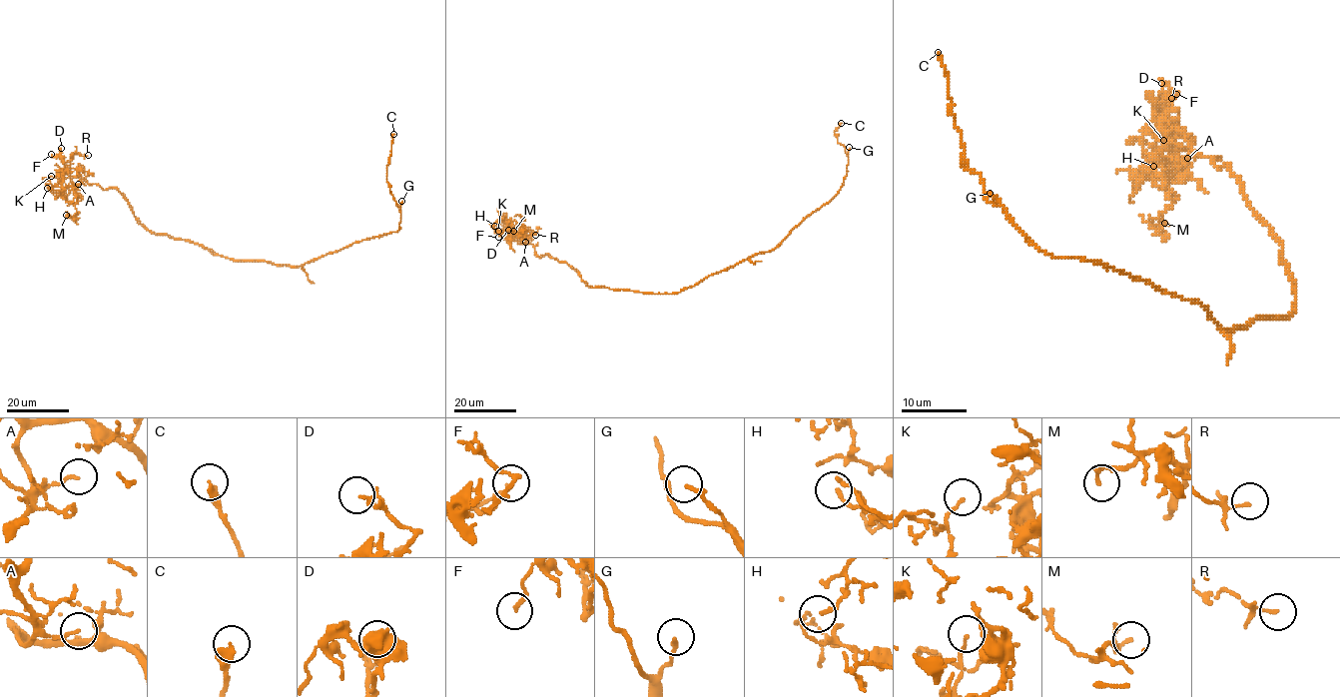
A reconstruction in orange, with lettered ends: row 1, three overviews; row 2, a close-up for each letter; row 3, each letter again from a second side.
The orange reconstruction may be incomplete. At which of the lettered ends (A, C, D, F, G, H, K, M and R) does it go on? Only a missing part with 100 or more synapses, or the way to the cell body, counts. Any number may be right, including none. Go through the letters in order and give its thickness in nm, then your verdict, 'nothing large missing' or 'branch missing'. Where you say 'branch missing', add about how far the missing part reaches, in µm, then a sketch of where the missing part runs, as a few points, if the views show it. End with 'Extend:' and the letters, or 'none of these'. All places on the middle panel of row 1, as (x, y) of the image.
A: 130 nm | nothing large missing
C: 320 nm | nothing large missing
D: 160 nm | nothing large missing
F: 150 nm | nothing large missing
G: 180 nm | nothing large missing
H: 100 nm | nothing large missing
K: 110 nm | nothing large missing
M: 140 nm | nothing large missing
R: 70 nm | nothing large missing
Extend: none of these

